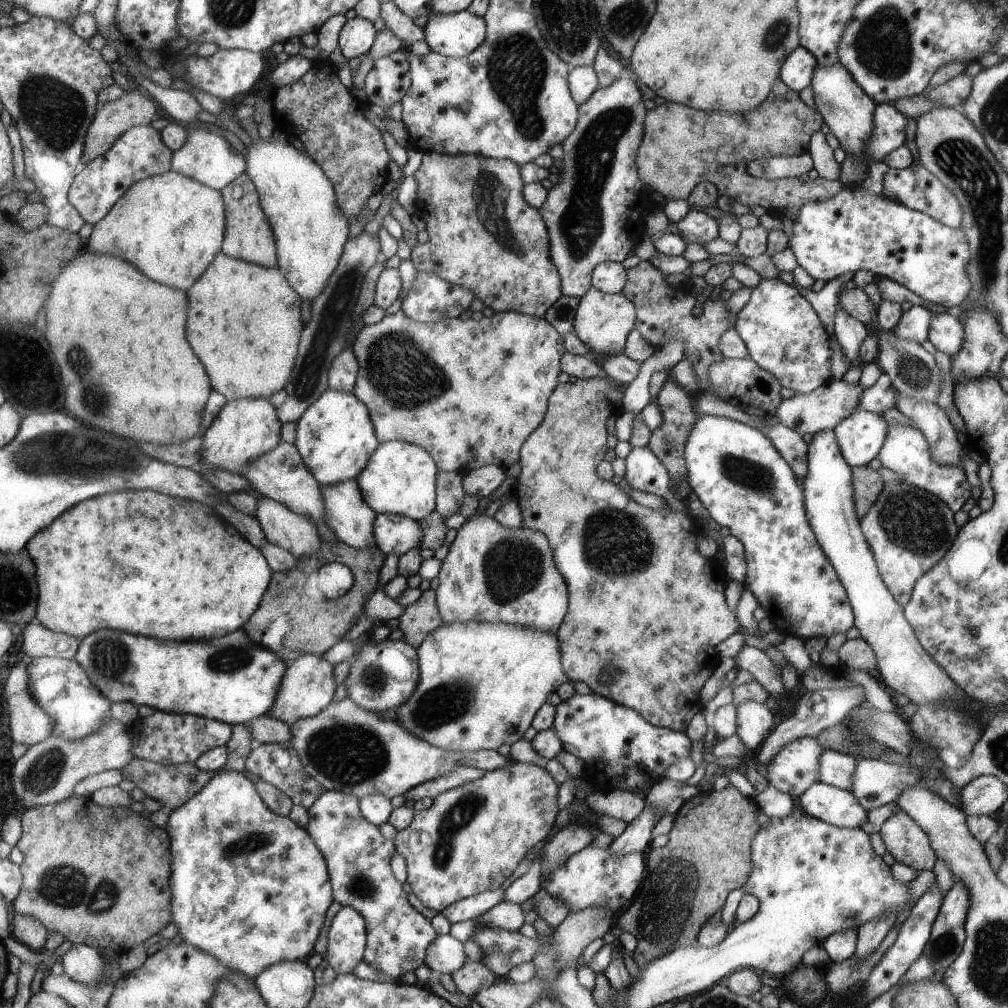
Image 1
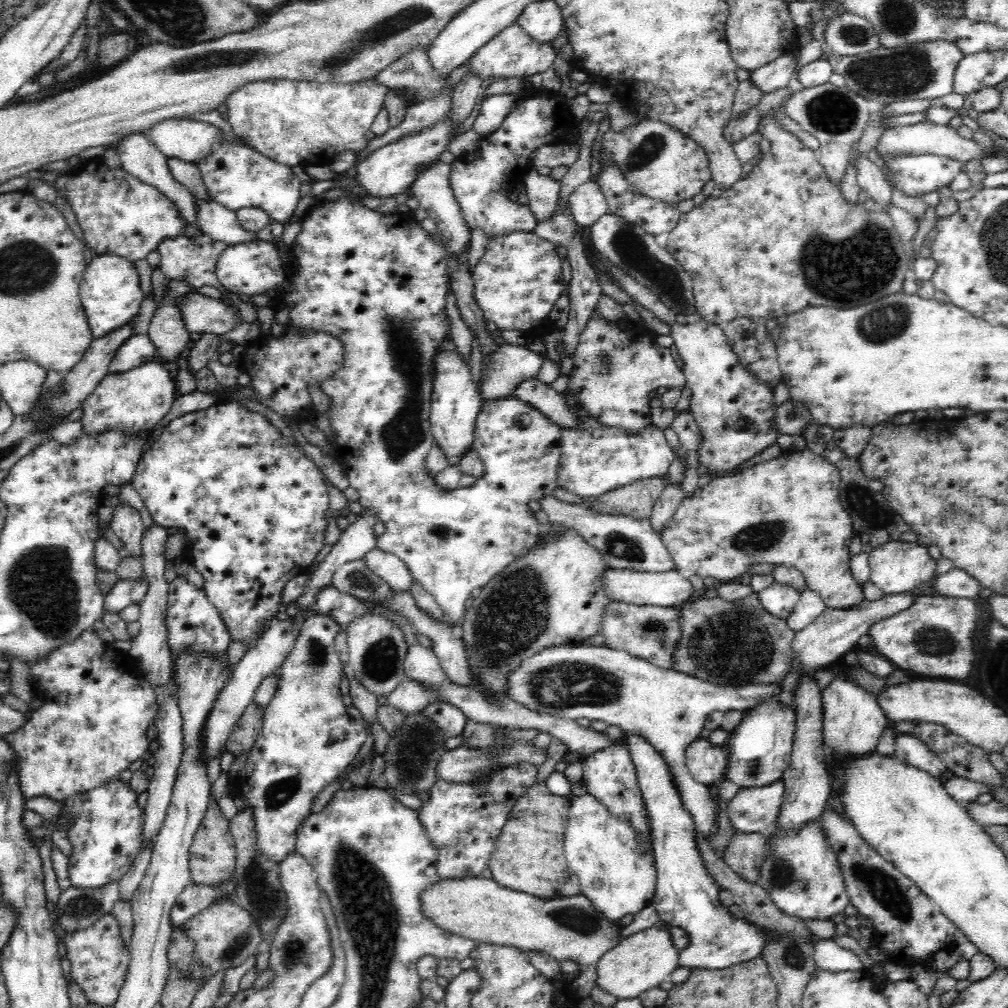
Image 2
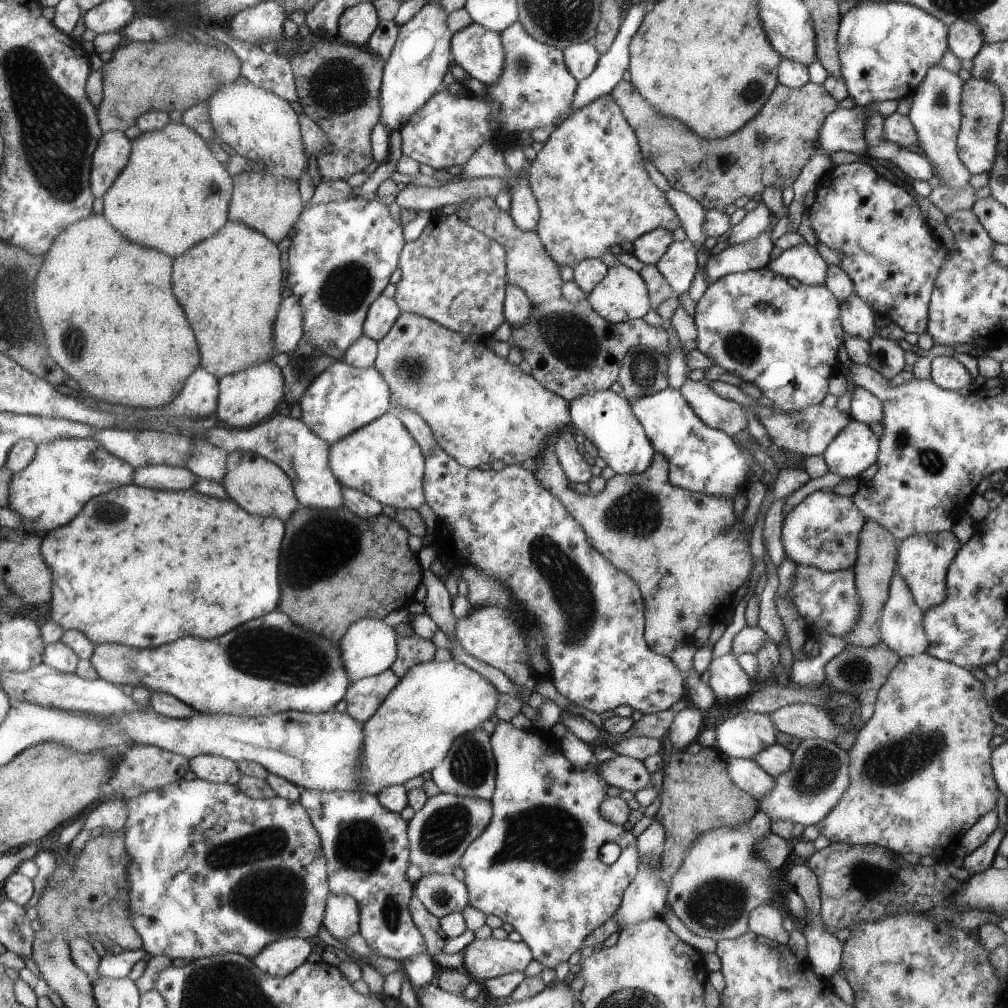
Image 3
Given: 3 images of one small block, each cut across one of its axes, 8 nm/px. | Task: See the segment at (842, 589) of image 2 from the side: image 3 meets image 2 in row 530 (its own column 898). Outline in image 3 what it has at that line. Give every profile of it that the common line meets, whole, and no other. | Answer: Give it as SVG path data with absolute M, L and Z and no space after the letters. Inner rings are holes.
M921 653L912 657L901 657L886 676L885 682L876 690L876 699L873 703L873 712L869 720L859 728L854 743L847 751L849 753L849 787L842 794L839 802L817 823L819 834L832 842L840 842L848 845L877 845L897 854L913 852L920 857L932 855L939 862L949 860L955 856L959 841L965 831L969 831L978 818L995 810L995 801L999 793L996 782L991 776L989 740L993 738L993 721L987 703L983 698L983 685L971 675L966 668L953 663L942 661L927 653Z

